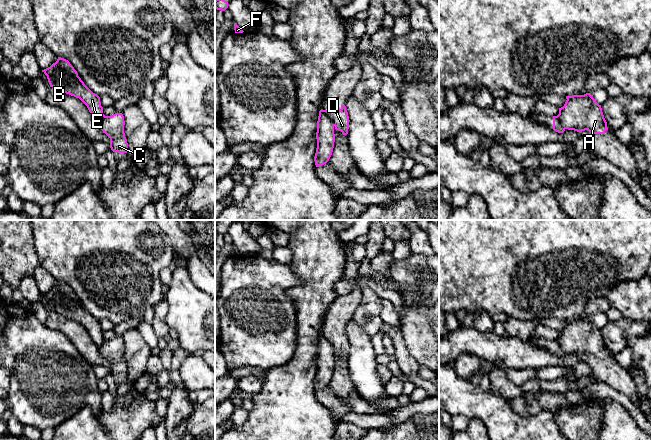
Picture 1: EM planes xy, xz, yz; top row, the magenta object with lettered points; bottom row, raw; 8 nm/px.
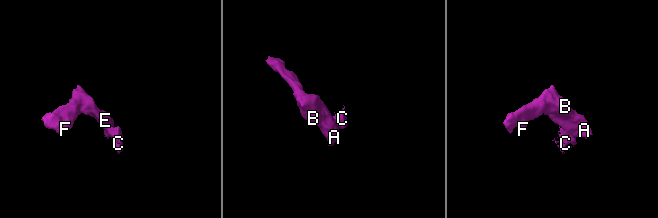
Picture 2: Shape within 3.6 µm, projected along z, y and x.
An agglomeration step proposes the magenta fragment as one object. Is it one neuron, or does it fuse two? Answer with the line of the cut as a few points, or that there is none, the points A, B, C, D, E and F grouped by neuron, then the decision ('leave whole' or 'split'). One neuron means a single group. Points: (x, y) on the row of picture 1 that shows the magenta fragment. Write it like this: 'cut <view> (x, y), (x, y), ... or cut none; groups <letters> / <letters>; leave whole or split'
cut xz (322, 110), (334, 125); groups A B E F / C D; split

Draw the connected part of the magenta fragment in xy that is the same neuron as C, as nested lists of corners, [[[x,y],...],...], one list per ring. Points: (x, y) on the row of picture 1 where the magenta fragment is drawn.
[[[122,113],[105,116],[99,123],[103,133],[110,138],[110,148],[113,152],[128,152],[128,143],[124,133],[124,125],[125,121]]]

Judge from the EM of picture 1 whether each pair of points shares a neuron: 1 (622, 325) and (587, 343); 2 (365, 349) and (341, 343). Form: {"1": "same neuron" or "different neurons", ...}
{"1": "different neurons", "2": "different neurons"}

